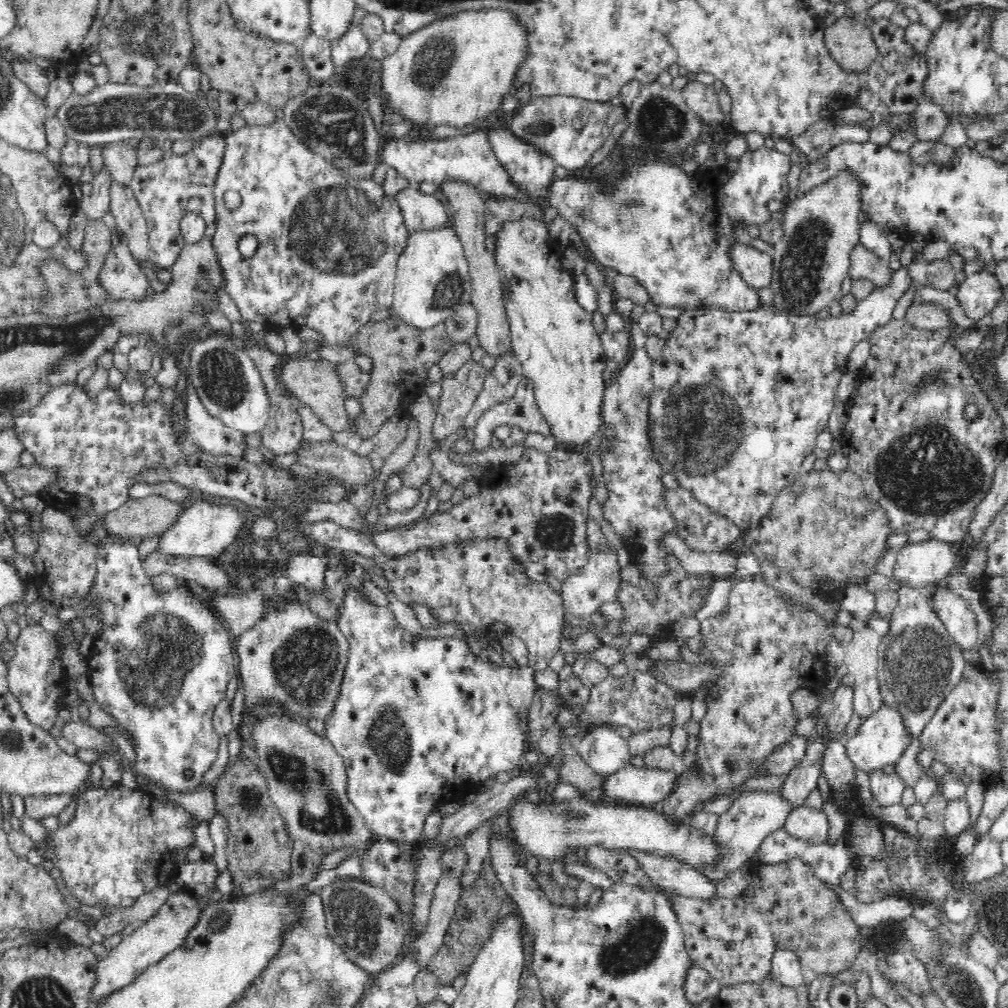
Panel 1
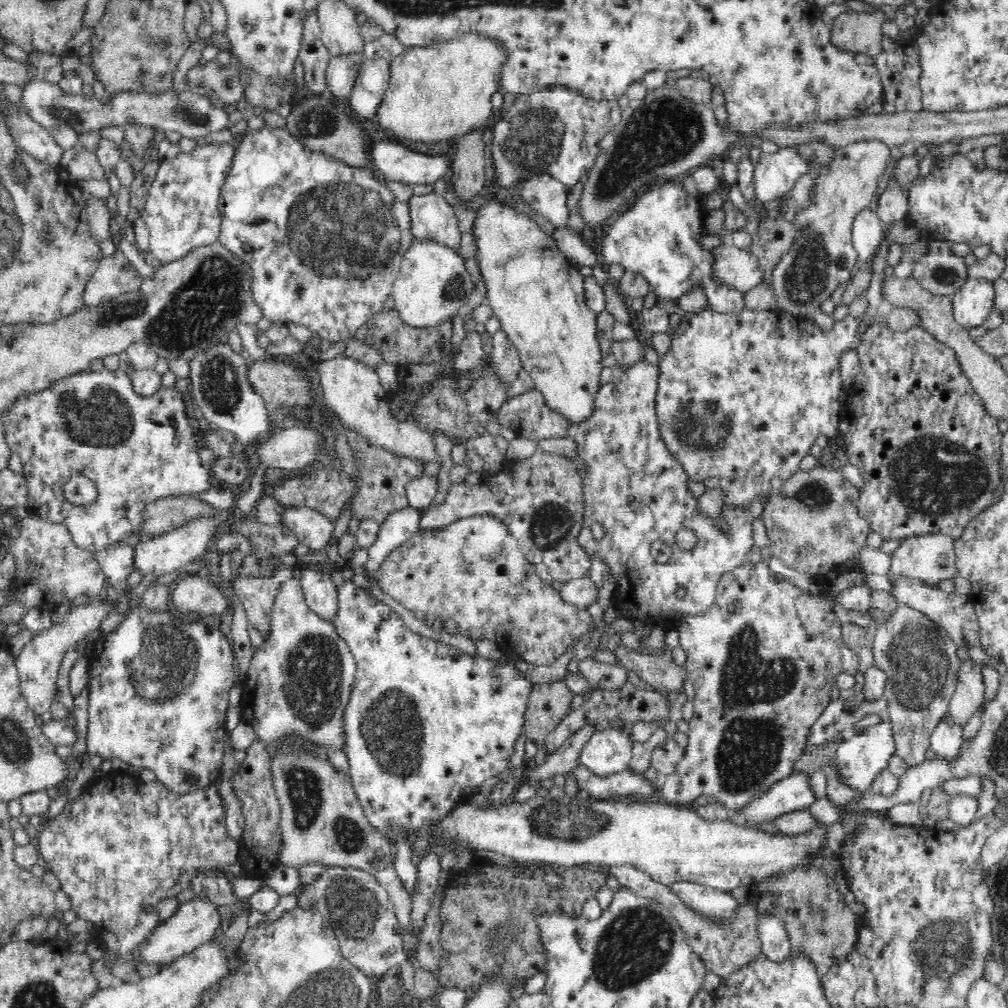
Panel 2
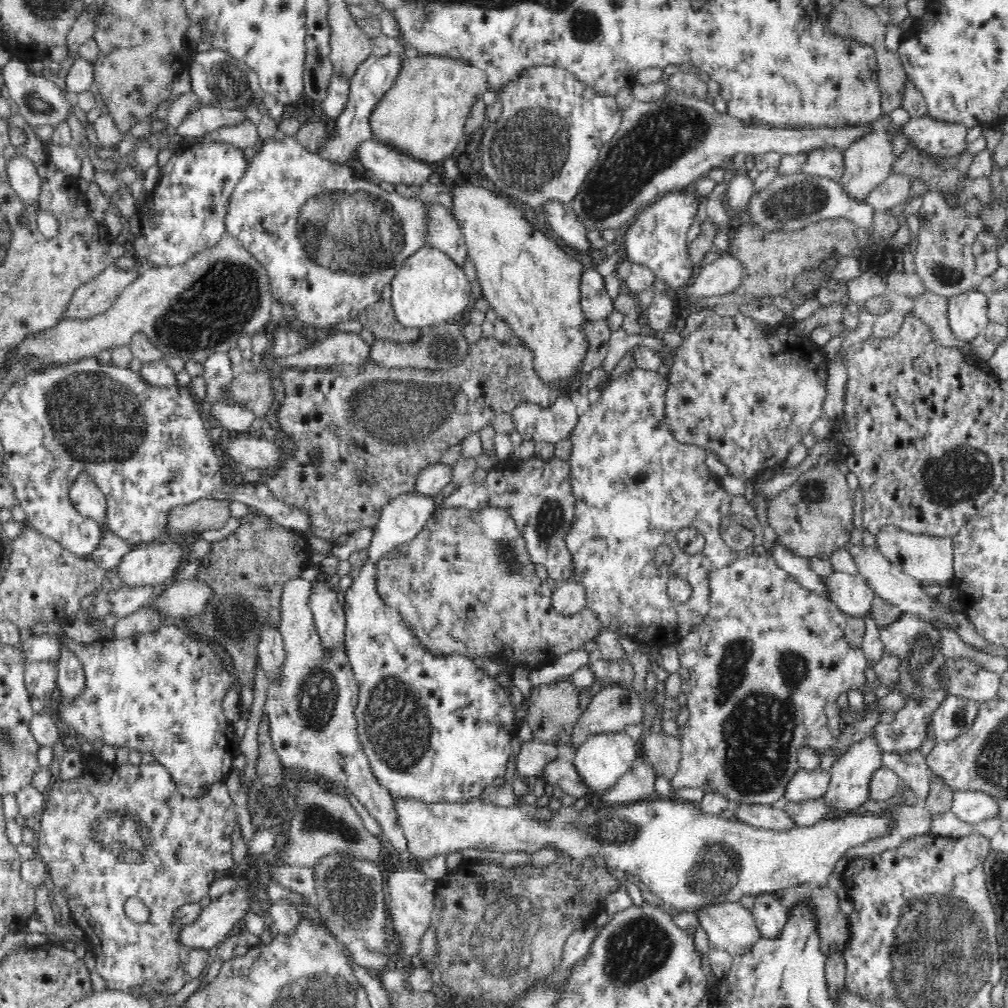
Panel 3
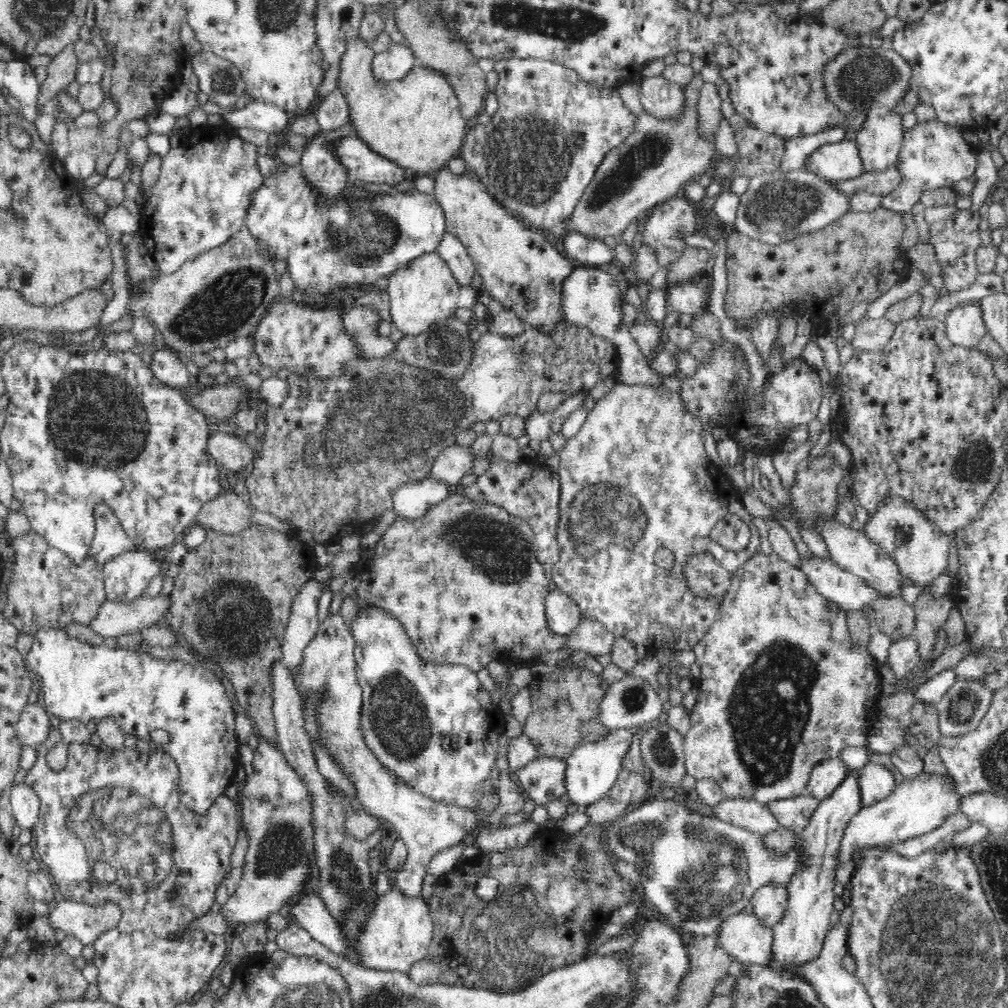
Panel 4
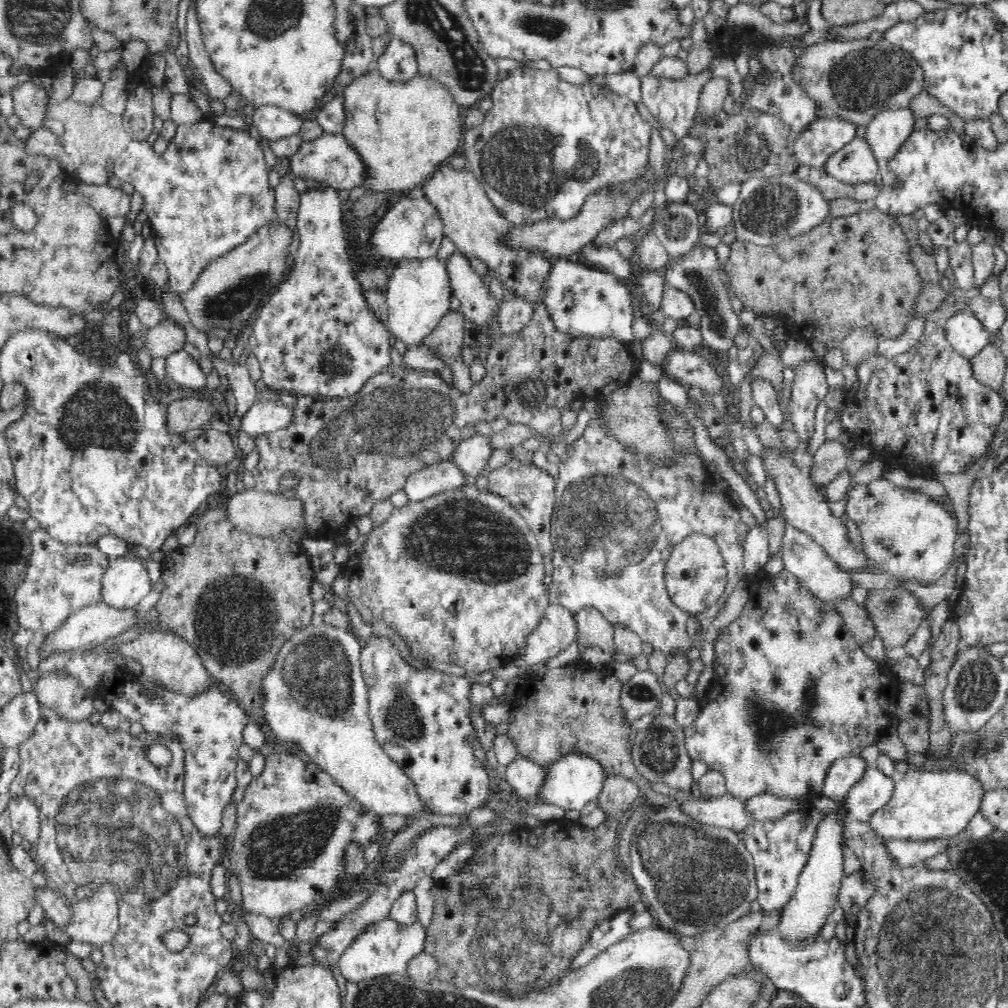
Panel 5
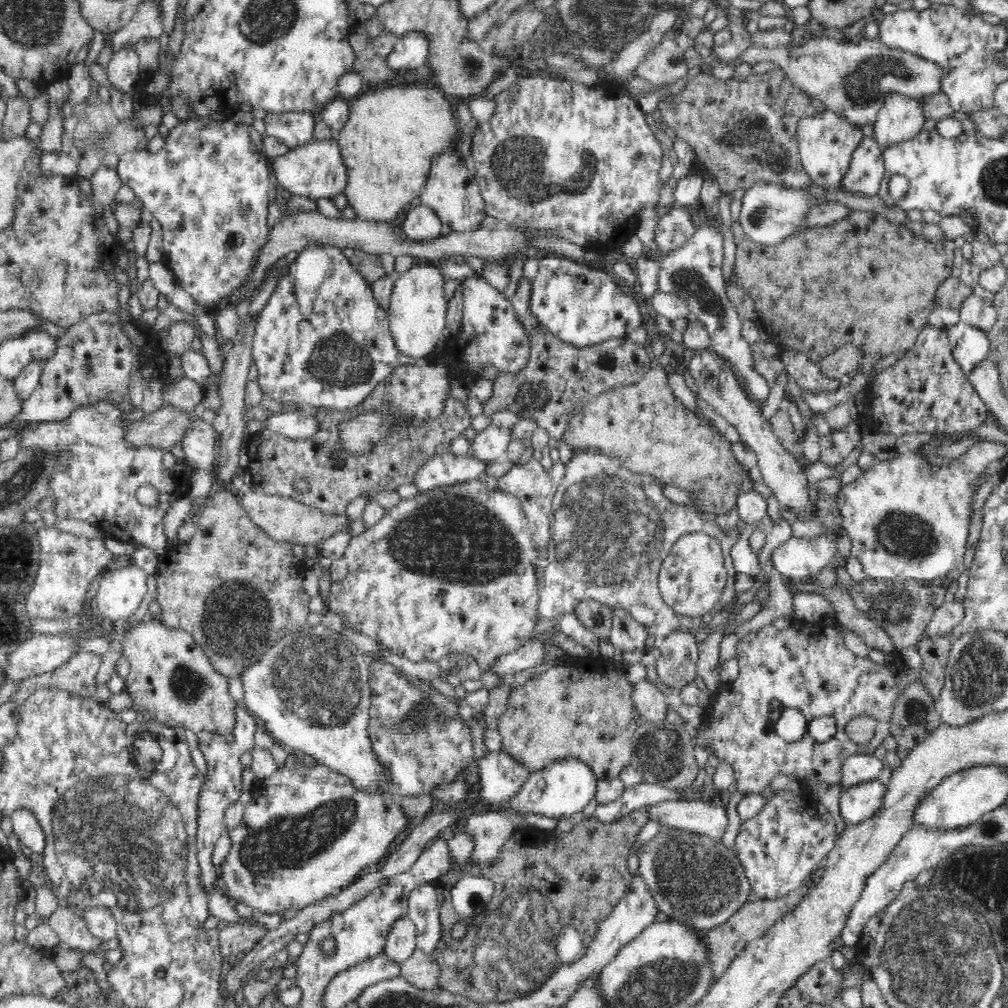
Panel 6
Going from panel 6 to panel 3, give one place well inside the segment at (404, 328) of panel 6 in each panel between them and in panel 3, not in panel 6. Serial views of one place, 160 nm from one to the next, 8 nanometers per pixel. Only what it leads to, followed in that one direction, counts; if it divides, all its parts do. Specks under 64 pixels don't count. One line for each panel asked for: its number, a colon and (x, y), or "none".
3: (429, 288)
4: (425, 293)
5: (418, 294)

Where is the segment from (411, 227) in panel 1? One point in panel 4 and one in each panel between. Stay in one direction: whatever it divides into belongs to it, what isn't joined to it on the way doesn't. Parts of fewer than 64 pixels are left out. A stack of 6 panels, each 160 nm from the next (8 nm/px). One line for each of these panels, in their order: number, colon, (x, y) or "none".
2: (431, 217)
3: (442, 230)
4: (450, 248)

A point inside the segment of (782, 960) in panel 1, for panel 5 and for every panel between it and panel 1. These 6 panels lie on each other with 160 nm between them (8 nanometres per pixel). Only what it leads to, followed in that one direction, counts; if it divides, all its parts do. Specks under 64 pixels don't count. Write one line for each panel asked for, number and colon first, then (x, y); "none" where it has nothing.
2: (776, 947)
3: (770, 916)
4: (769, 903)
5: (779, 848)

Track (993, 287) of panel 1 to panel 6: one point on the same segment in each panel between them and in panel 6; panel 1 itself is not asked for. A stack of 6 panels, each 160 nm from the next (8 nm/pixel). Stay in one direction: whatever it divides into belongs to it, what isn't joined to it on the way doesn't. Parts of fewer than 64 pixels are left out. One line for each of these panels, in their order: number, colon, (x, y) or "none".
2: (972, 304)
3: (969, 311)
4: (965, 327)
5: (964, 331)
6: (970, 345)

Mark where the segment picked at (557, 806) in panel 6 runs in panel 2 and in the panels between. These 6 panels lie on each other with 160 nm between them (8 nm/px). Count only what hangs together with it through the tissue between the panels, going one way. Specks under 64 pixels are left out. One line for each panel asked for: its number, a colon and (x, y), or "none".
2: (608, 751)
3: (604, 757)
4: (592, 768)
5: (576, 779)

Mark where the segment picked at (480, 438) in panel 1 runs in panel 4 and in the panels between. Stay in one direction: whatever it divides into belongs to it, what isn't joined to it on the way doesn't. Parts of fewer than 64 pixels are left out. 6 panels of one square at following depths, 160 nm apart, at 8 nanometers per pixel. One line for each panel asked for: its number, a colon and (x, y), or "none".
2: (526, 414)
3: (555, 422)
4: (539, 425)

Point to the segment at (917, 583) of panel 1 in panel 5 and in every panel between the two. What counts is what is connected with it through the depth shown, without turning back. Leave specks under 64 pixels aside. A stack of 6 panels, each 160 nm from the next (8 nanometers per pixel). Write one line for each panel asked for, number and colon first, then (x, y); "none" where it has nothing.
2: (930, 559)
3: (929, 559)
4: (919, 550)
5: (908, 534)

